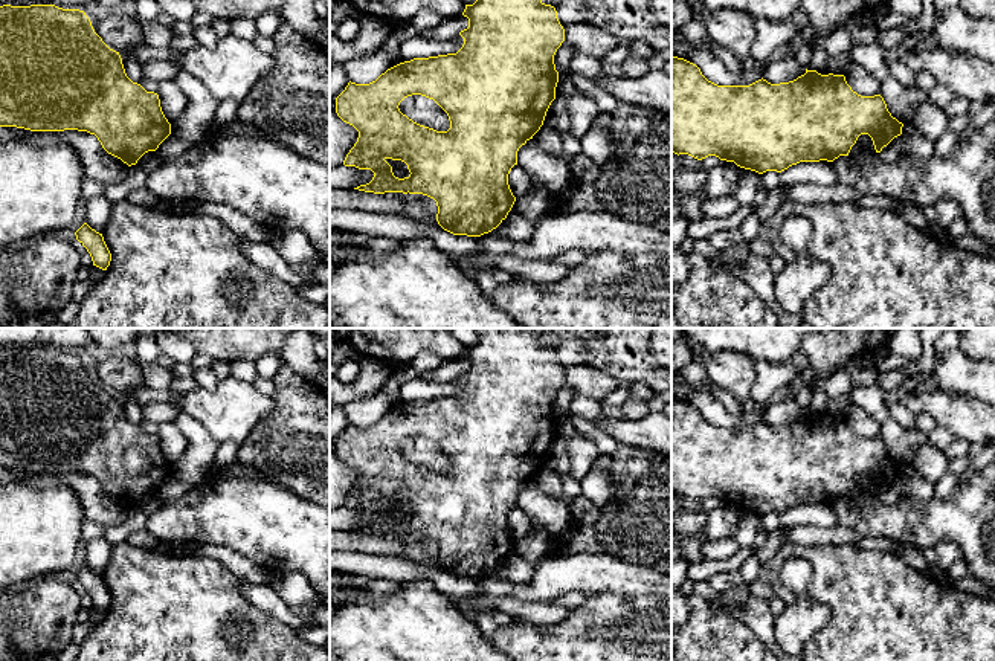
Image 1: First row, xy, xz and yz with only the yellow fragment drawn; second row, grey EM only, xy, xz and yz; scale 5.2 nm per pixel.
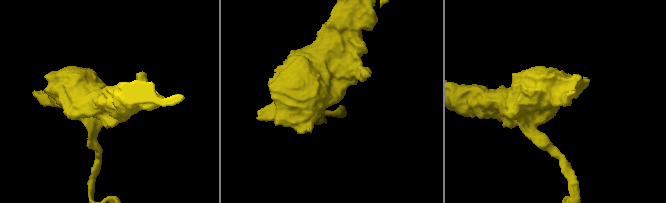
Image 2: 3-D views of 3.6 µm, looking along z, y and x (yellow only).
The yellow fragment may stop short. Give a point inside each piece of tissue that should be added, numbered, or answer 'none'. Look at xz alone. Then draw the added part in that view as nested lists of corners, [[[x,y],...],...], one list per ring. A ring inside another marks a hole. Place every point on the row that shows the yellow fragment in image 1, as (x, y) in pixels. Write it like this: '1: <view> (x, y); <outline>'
none

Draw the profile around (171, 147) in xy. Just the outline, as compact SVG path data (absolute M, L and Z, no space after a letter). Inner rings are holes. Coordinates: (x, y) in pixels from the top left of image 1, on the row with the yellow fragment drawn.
M169 134L156 150L160 162L175 159L177 156L186 153L192 145L177 139L174 134Z

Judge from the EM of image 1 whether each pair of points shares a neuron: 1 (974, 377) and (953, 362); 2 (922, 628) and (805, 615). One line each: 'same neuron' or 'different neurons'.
1: same neuron
2: different neurons

